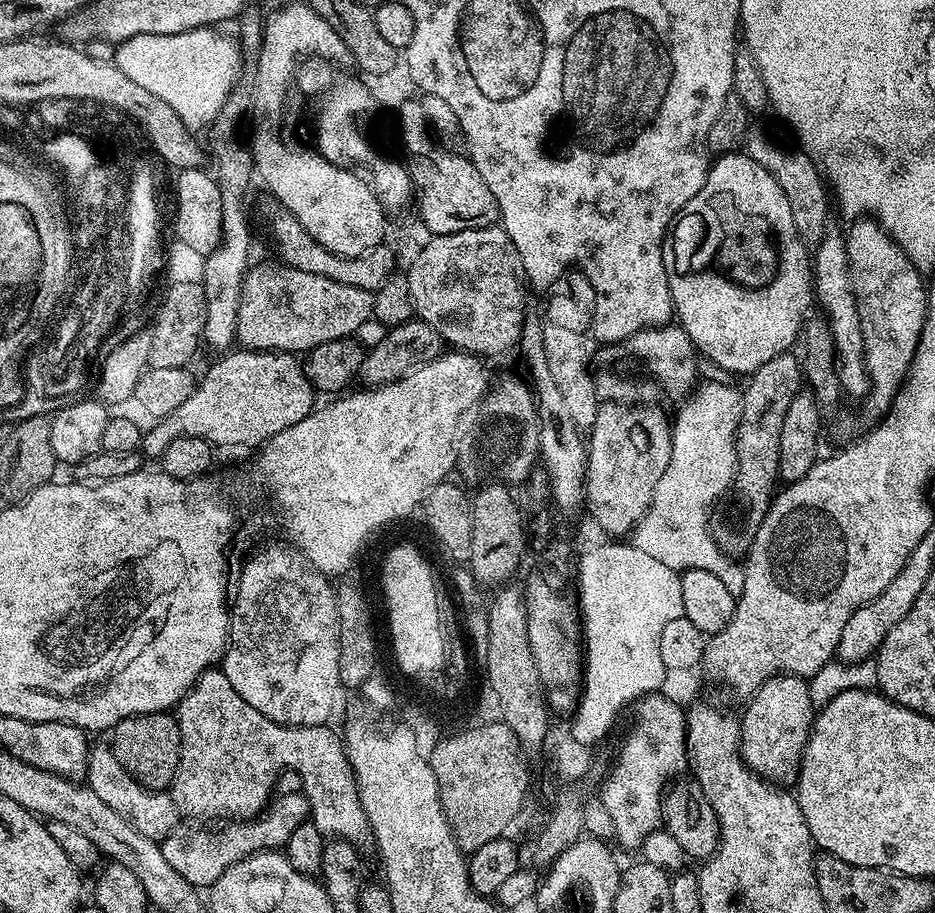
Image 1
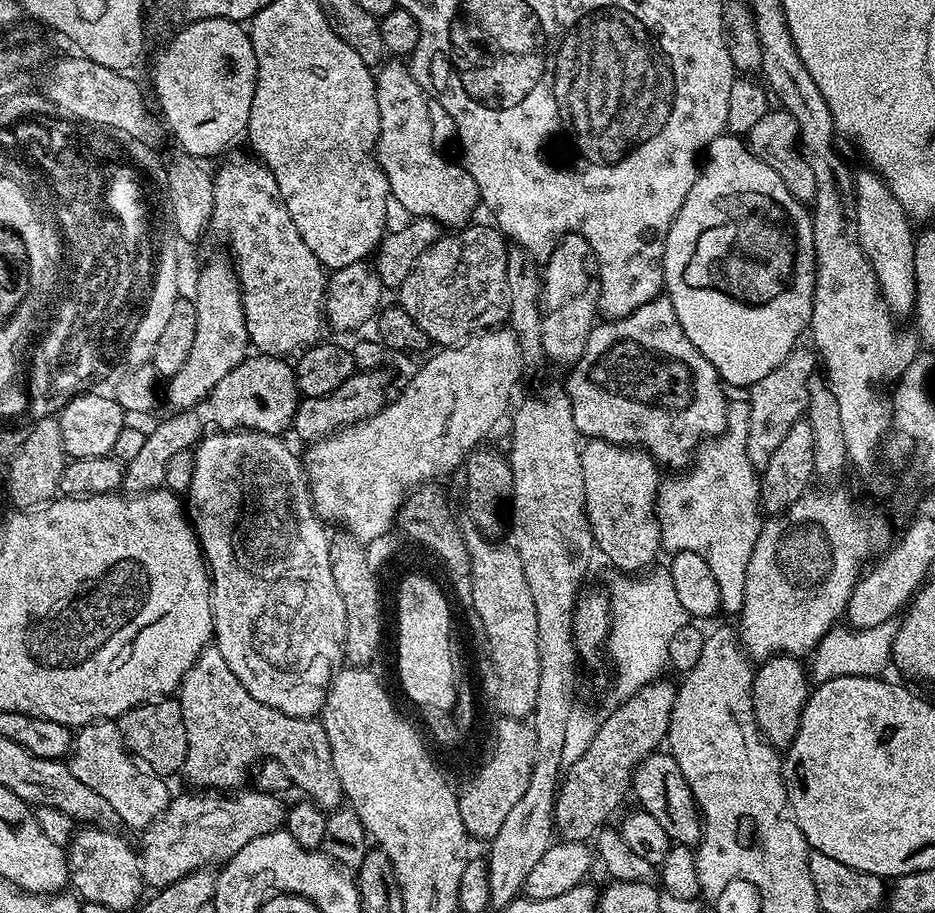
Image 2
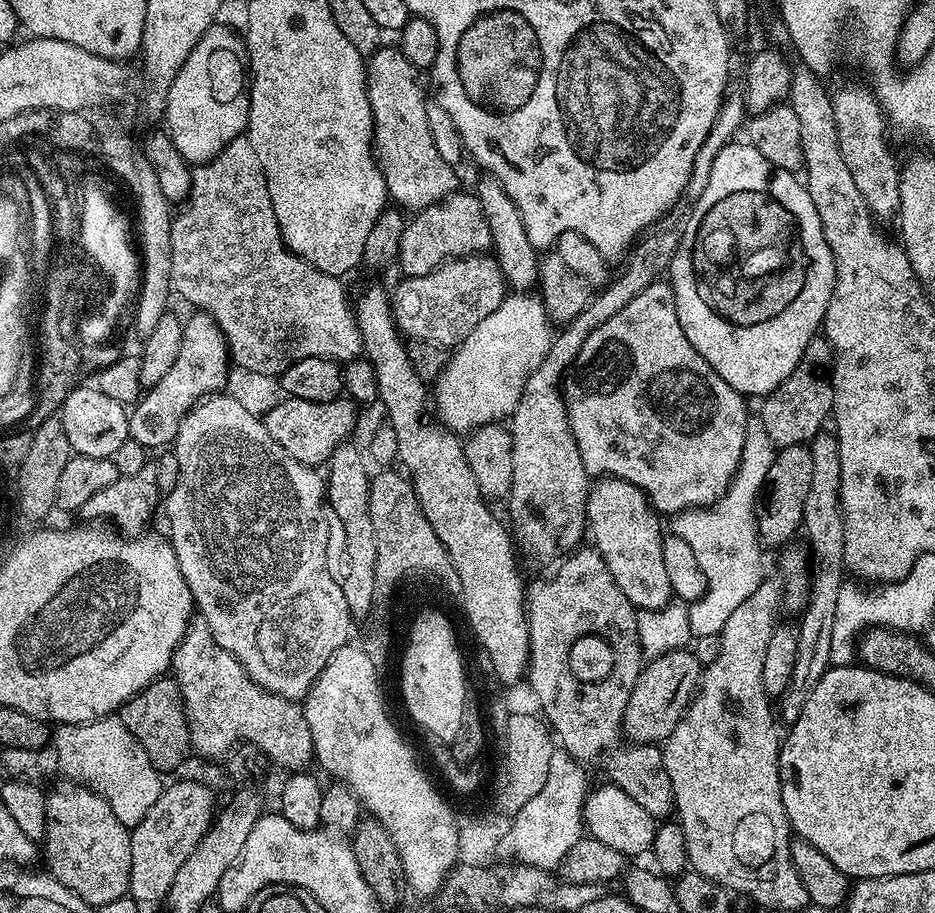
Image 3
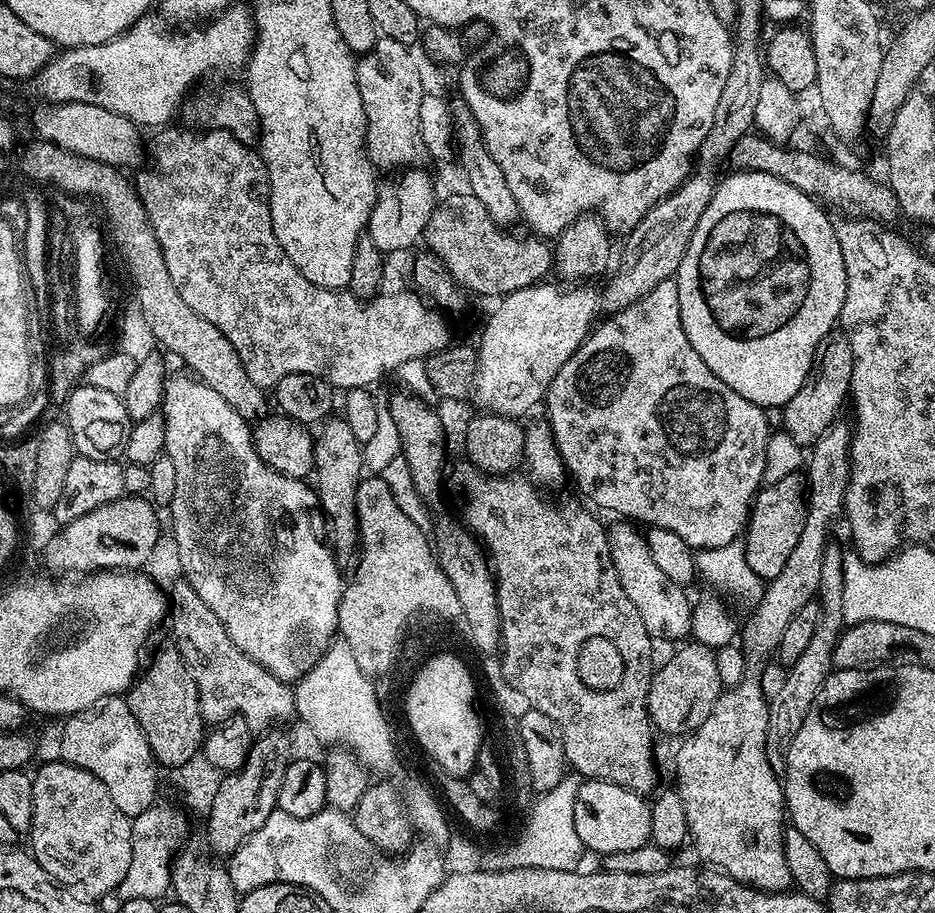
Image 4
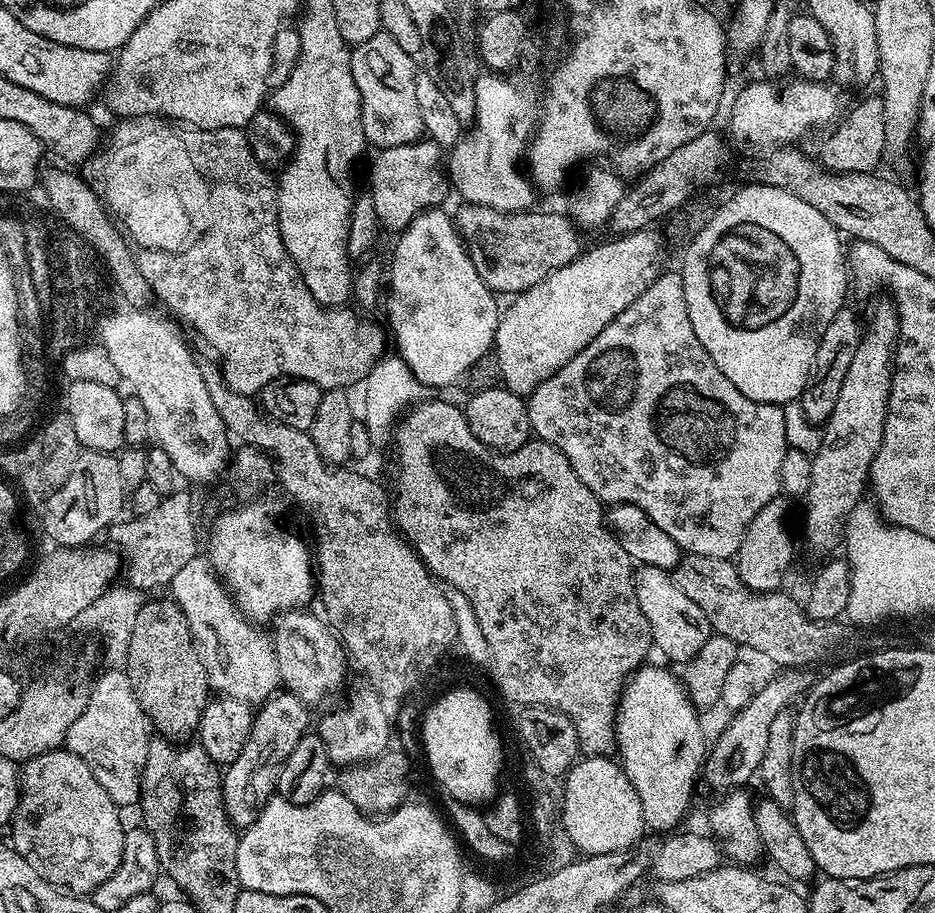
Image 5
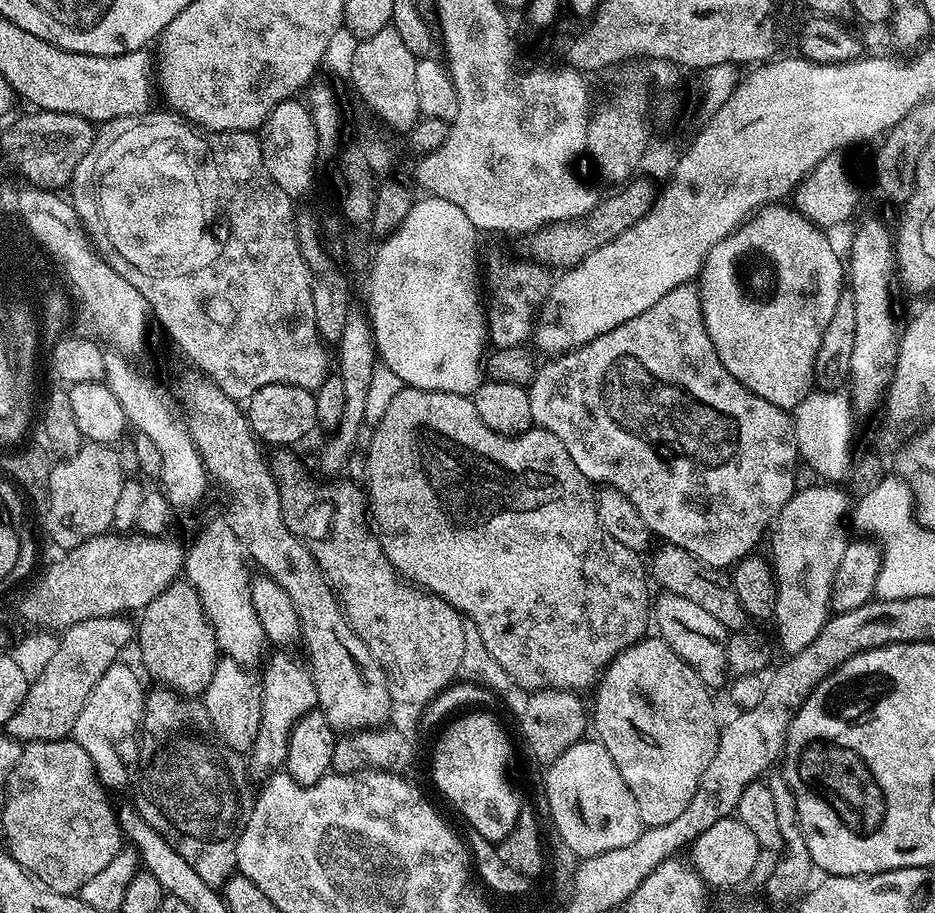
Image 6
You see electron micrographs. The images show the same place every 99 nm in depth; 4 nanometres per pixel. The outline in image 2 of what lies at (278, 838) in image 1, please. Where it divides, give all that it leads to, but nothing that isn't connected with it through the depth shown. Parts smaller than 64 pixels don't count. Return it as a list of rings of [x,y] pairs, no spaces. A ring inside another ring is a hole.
[[[187,790],[181,796],[173,795],[168,801],[166,810],[158,819],[143,829],[144,836],[138,843],[140,858],[140,878],[152,890],[159,890],[178,882],[178,878],[186,878],[186,874],[199,872],[205,866],[220,866],[229,860],[246,842],[254,842],[262,834],[277,831],[286,820],[286,804],[279,795],[255,790],[236,790],[231,794],[215,790]]]

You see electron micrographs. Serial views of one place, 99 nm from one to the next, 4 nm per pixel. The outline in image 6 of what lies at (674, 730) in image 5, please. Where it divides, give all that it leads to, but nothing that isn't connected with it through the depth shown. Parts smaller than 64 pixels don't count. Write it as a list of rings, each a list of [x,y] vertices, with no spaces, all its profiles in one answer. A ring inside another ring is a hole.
[[[659,638],[639,640],[636,644],[628,647],[626,651],[619,652],[612,659],[611,664],[604,669],[595,685],[595,692],[596,709],[591,709],[590,712],[591,719],[594,721],[594,732],[595,728],[597,732],[595,732],[595,735],[600,743],[606,746],[610,758],[614,758],[614,766],[618,766],[618,774],[622,774],[626,786],[630,786],[630,794],[634,794],[634,802],[638,802],[641,825],[644,828],[653,828],[654,826],[666,826],[666,822],[674,822],[674,818],[678,818],[678,814],[682,814],[682,810],[686,810],[686,806],[690,806],[690,798],[694,798],[694,790],[698,790],[700,775],[704,773],[706,766],[710,766],[710,758],[714,758],[714,750],[718,739],[718,723],[716,724],[716,712],[712,709],[713,693],[702,682],[702,678],[698,678],[696,671],[682,658],[678,658],[678,654],[674,654],[674,650],[665,640]]]

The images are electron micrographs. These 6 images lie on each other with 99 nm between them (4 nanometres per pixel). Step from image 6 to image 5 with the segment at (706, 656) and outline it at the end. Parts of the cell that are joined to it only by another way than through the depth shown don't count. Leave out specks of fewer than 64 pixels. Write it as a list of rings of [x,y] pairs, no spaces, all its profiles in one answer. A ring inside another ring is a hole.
[[[640,568],[634,572],[636,585],[636,597],[642,614],[646,614],[646,622],[652,631],[653,645],[664,656],[677,660],[680,666],[687,664],[702,650],[702,646],[713,635],[710,622],[706,614],[702,614],[701,608],[691,598],[686,598],[682,590],[673,582],[671,575],[660,568]]]

